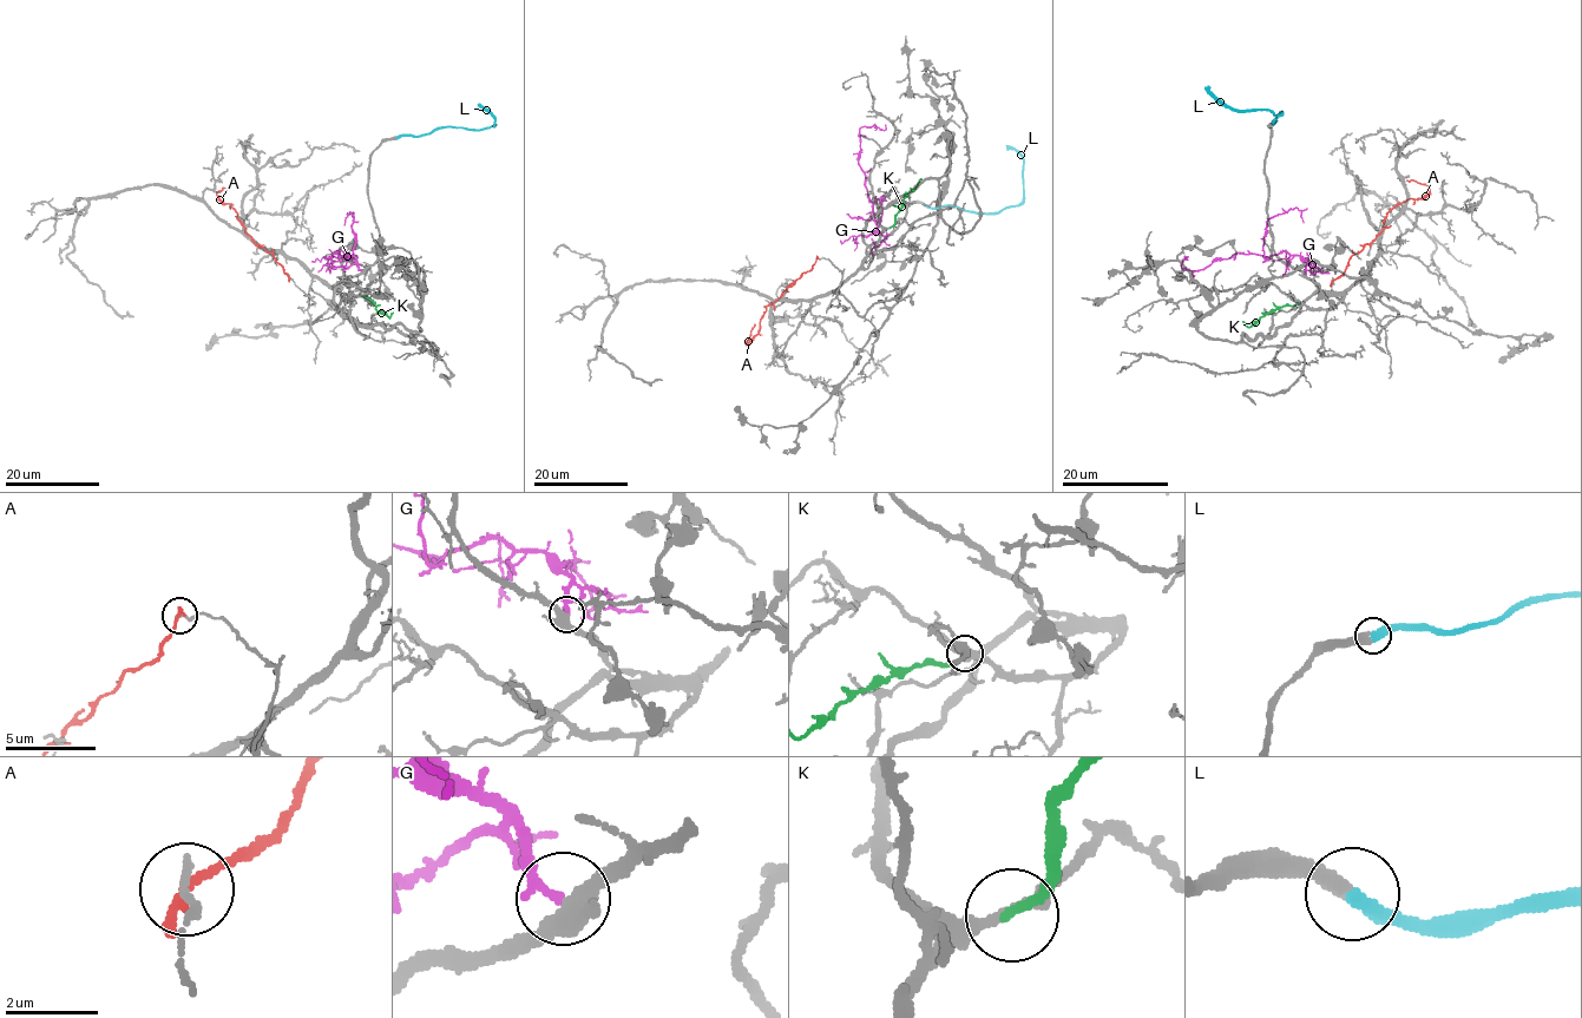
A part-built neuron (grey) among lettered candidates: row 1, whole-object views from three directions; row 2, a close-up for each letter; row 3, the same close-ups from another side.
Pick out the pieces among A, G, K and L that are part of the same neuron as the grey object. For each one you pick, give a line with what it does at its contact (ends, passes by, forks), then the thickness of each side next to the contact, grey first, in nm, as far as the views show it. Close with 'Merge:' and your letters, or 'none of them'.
G: it ends; calibres 360 and 200 nm
L: it ends; calibres 420 and 360 nm
Merge: G, L

